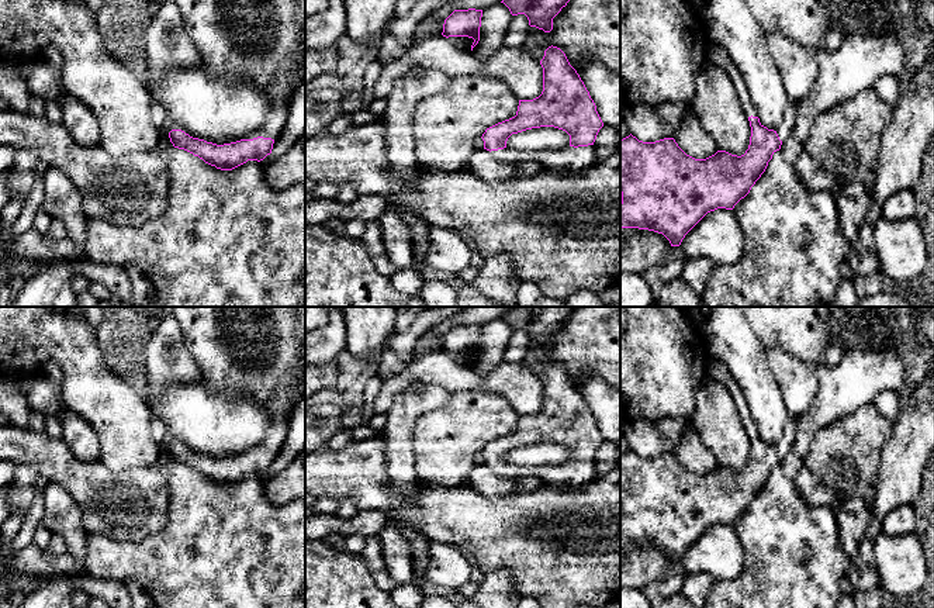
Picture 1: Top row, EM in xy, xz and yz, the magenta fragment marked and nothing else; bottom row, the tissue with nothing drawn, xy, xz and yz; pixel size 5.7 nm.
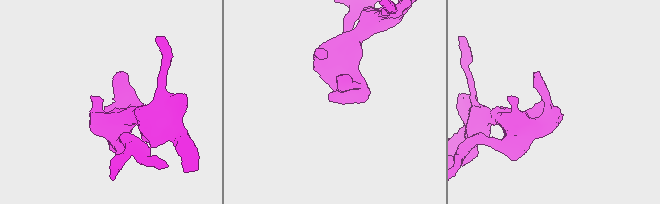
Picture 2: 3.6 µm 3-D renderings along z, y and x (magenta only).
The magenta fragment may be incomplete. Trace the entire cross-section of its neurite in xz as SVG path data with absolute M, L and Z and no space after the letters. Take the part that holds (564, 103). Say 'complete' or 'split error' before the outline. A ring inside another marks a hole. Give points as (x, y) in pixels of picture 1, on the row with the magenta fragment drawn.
split error; M549 46L540 61L543 91L533 100L519 100L516 115L482 134L484 149L494 159L516 163L537 159L542 172L565 173L598 162L594 142L603 122L577 70L565 53ZM554 127L570 135L570 146L553 152L520 152L506 146L512 134L532 128Z

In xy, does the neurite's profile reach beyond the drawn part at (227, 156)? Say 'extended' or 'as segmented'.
extended

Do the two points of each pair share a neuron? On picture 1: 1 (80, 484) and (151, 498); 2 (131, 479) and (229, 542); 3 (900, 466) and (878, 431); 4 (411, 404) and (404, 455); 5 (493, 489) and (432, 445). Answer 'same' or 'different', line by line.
1: same
2: different
3: different
4: same
5: different

